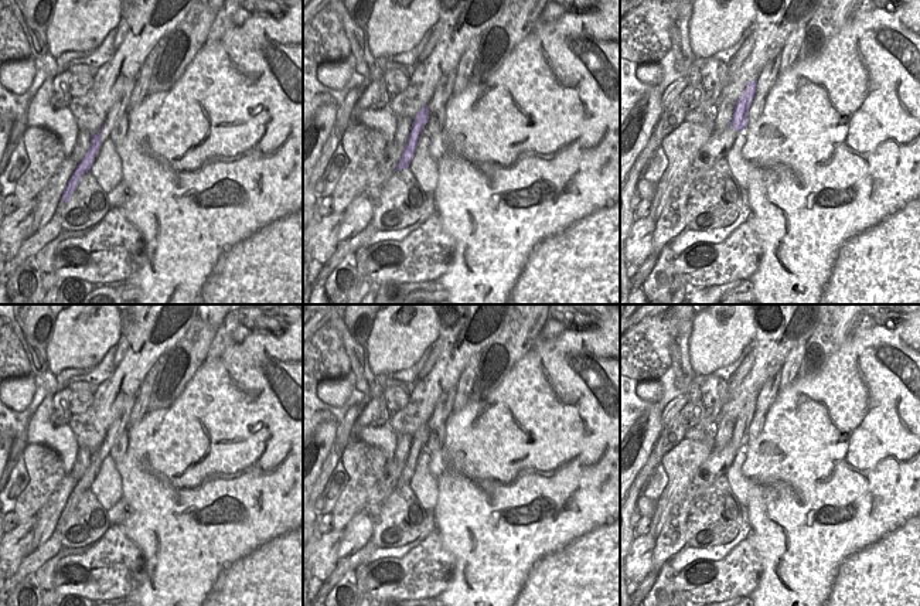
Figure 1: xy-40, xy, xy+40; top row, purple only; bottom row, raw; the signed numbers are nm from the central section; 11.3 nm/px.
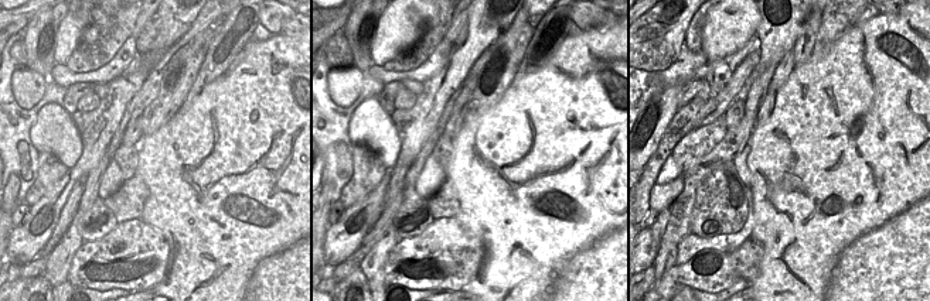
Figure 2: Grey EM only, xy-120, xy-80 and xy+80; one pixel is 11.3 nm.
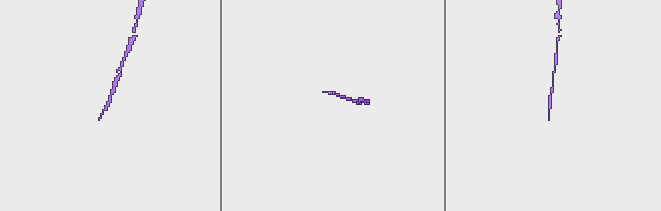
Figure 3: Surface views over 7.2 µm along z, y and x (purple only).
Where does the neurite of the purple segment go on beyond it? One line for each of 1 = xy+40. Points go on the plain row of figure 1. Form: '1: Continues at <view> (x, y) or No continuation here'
1: No continuation here

